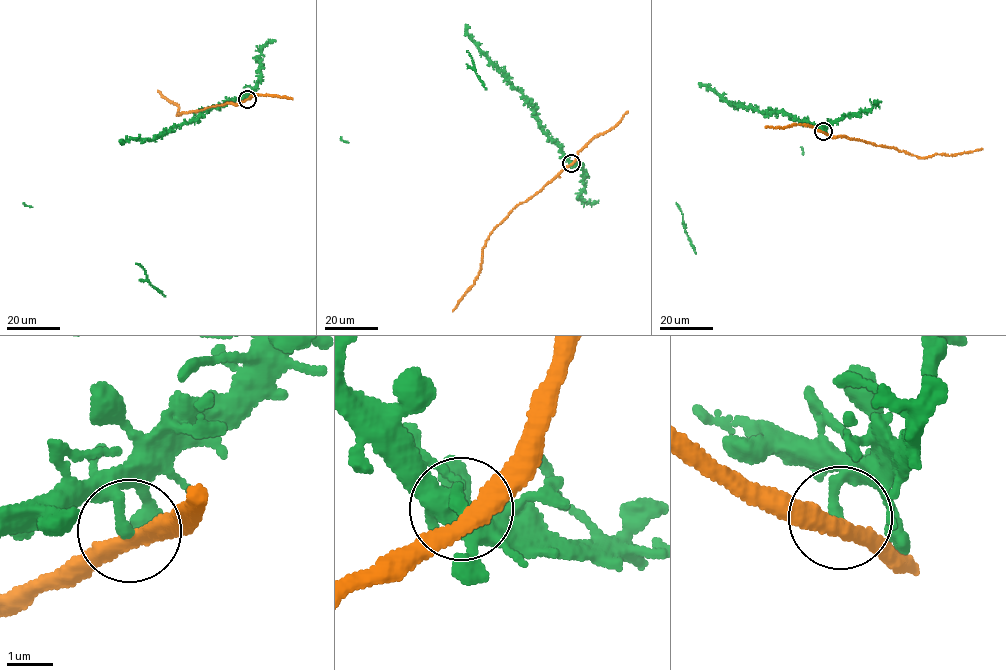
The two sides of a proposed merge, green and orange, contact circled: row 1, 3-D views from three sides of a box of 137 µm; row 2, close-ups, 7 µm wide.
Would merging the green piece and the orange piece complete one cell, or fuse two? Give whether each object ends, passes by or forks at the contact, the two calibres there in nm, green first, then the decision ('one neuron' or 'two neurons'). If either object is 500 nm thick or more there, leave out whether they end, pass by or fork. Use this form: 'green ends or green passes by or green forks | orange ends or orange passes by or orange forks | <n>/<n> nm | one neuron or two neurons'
green ends | orange passes by | 240/360 nm | two neurons

